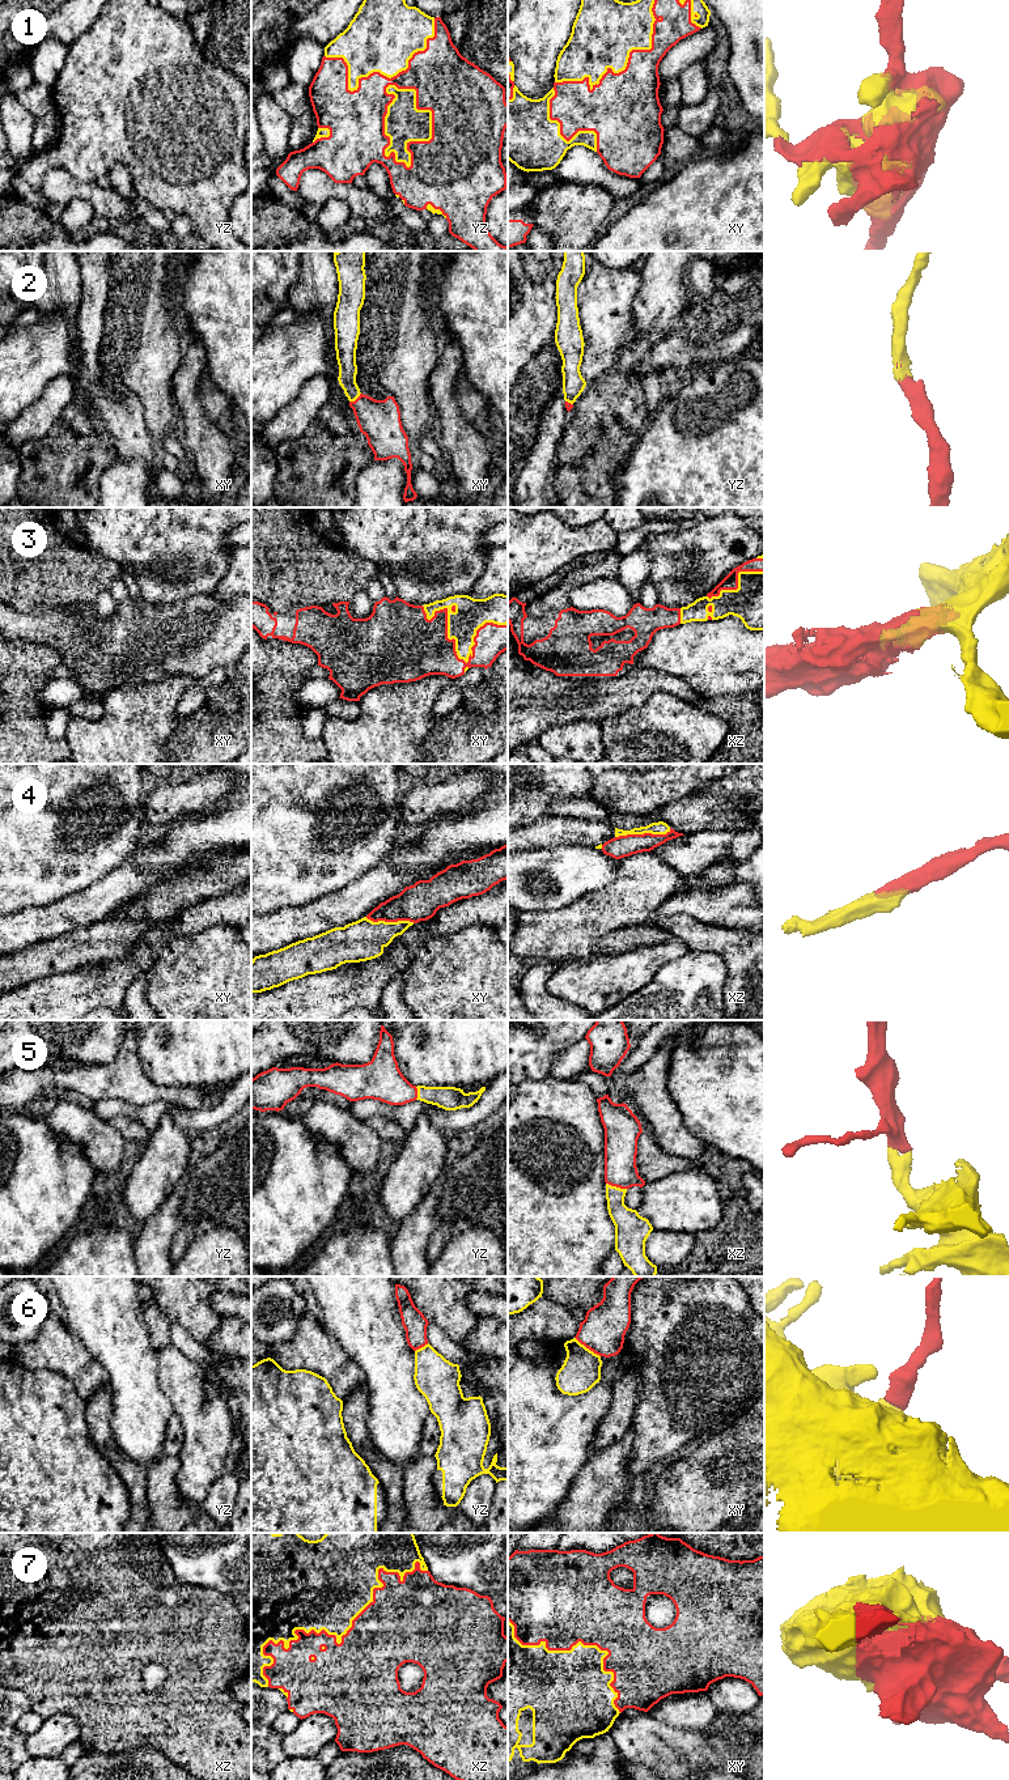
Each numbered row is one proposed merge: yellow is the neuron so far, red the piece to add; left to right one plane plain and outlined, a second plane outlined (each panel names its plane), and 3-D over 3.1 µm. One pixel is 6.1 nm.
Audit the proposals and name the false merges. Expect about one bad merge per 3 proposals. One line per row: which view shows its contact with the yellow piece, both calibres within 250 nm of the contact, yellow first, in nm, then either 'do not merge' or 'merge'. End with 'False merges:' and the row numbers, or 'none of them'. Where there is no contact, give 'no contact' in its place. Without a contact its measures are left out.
1: contact in yz; calibres 240 and 360 nm; merge
2: contact in xy; calibres 110 and 260 nm; merge
3: contact in xy; calibres 190 and 380 nm; merge
4: contact in xz; calibres 80 and 130 nm; merge
5: contact in xz; calibres 180 and 200 nm; merge
6: contact in xy; calibres 240 and 280 nm; do not merge
7: contact in xz; calibres 380 and 440 nm; merge
False merges: 6

